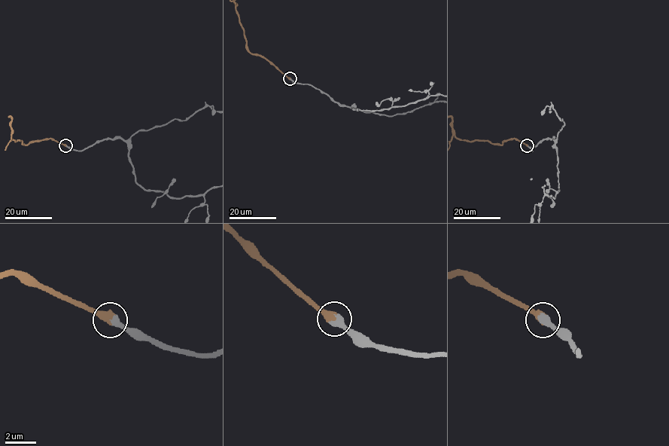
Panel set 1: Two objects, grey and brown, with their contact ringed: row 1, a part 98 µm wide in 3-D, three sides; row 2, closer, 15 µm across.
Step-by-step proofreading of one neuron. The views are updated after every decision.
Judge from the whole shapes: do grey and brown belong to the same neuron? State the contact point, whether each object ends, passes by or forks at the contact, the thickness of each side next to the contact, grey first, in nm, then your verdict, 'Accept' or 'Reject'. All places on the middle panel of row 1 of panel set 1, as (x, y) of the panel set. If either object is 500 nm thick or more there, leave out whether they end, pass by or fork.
Place: (290, 78). Thickness 550 nm (grey) against 550 nm. Accept

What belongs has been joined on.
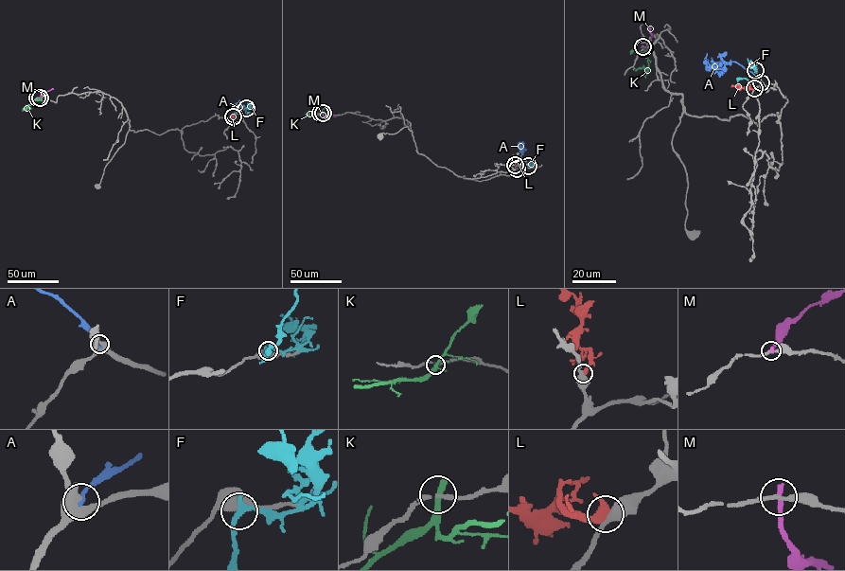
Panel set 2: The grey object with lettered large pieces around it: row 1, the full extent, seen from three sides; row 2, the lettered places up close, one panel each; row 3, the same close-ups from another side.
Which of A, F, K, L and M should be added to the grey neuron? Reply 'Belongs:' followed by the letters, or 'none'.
Belongs: none

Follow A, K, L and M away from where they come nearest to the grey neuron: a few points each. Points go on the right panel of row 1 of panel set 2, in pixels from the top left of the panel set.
A: (762, 82), (734, 62), (727, 63), (727, 70), (722, 72), (720, 67), (709, 64), (705, 58), (707, 53)
K: (643, 47), (648, 67), (634, 69)
L: (753, 88), (731, 85)
M: (642, 46), (650, 44), (652, 36), (650, 27)

